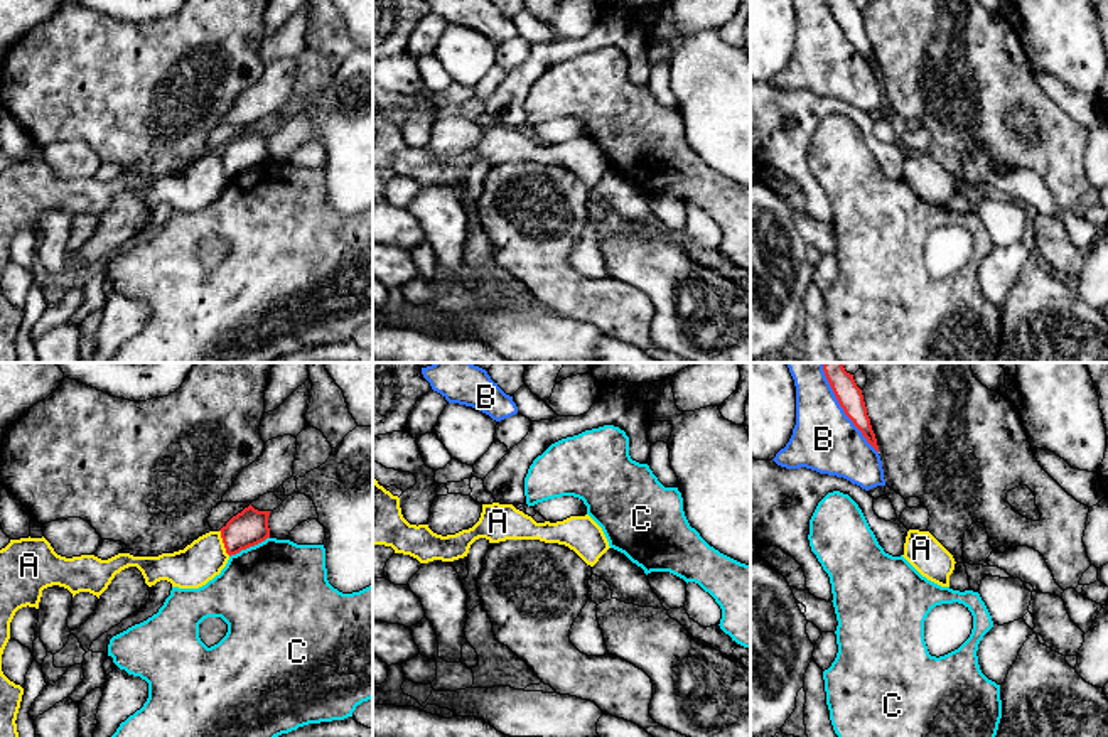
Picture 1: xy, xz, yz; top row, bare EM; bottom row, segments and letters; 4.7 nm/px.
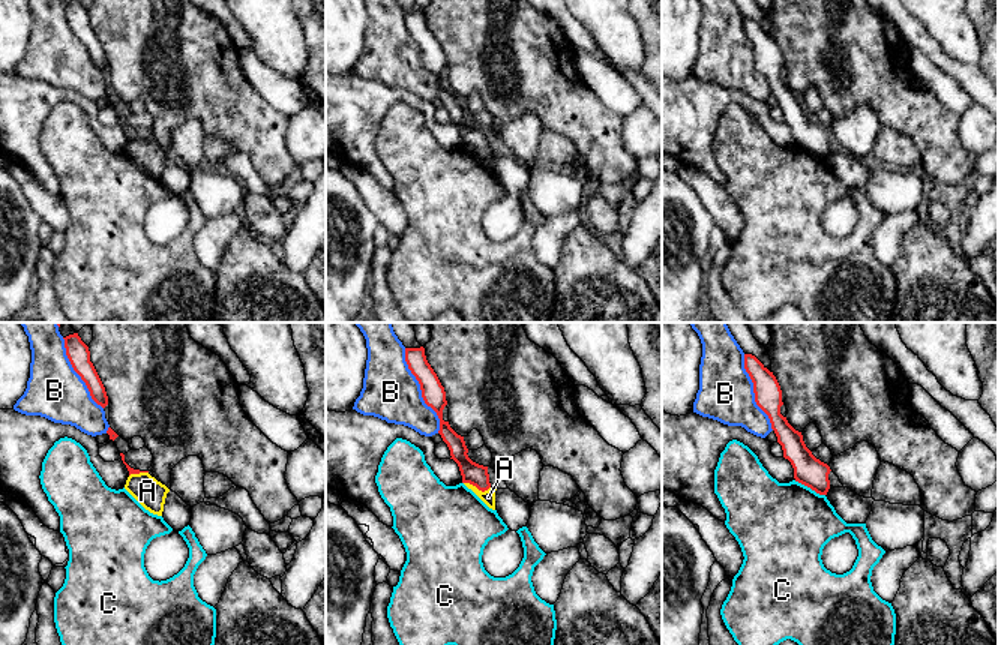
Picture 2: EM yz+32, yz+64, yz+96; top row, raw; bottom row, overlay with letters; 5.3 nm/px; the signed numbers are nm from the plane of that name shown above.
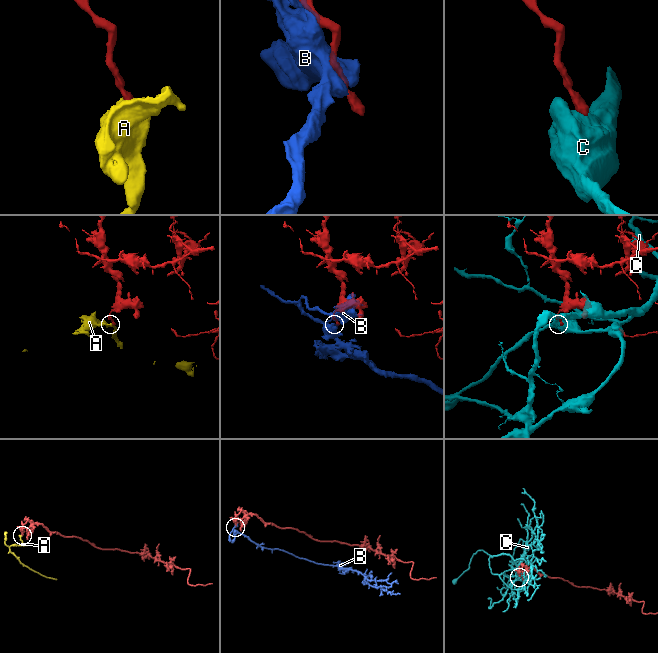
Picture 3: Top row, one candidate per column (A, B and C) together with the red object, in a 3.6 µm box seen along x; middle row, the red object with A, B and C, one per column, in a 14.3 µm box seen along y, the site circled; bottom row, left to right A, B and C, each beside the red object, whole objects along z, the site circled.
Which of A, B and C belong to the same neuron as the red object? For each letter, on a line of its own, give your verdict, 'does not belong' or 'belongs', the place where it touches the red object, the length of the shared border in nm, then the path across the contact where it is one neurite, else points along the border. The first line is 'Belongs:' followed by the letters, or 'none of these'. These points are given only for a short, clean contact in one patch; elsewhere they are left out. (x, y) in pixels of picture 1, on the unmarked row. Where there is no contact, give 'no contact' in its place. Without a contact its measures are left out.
Belongs: none of these
A: does not belong; meets red in xy at (223, 164); contact 140 nm long; border along xy (220, 152), (223, 169), (230, 177)
B: does not belong; meets red in yz at (845, 36); contact 440 nm long
C: does not belong; meets red in xy at (248, 169); contact 220 nm long

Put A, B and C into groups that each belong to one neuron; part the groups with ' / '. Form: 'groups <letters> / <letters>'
groups A / B / C

